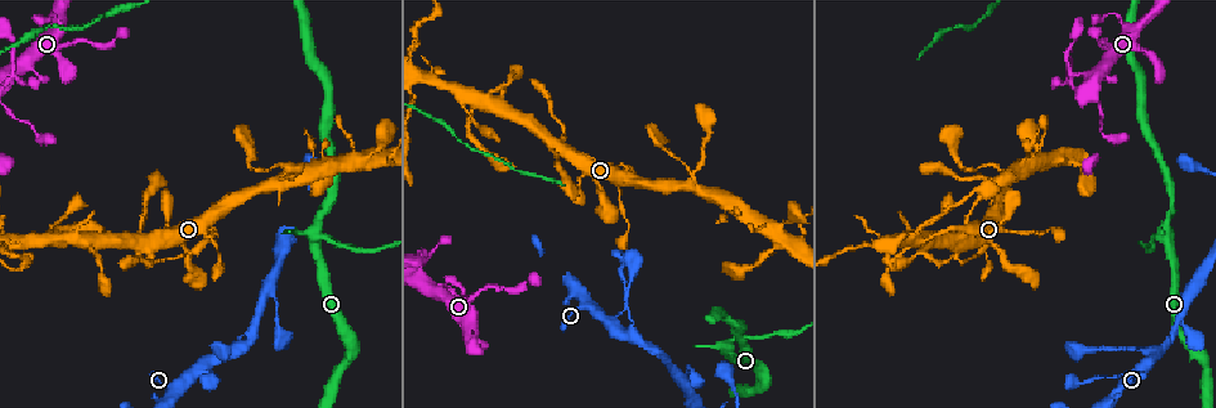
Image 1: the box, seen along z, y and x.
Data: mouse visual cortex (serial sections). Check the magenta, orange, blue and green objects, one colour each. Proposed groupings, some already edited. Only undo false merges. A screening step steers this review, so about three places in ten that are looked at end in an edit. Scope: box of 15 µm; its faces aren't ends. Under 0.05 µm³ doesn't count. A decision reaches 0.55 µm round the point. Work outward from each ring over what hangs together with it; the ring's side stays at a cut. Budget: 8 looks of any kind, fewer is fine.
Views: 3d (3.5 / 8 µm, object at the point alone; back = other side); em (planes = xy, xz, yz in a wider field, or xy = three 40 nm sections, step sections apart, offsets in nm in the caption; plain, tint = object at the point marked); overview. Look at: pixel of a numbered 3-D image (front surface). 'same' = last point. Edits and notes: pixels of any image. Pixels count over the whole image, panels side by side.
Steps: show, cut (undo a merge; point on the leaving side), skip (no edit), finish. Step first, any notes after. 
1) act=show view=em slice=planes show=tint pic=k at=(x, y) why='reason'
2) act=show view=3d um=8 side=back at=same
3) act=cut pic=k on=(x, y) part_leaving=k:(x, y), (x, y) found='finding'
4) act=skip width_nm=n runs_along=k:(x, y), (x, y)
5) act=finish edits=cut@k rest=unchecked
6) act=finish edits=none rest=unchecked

act=show view=3d um=3.5 side=back pic=1 at=(1154, 355)

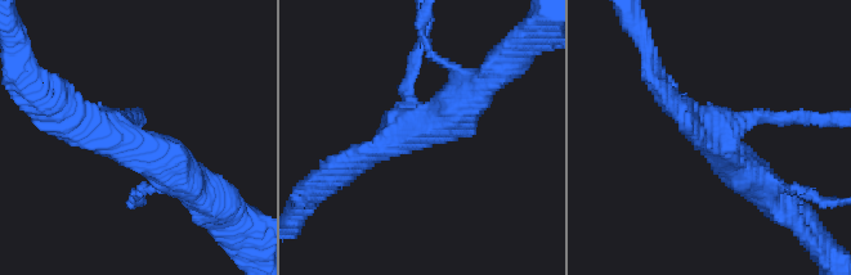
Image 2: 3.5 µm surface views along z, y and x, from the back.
act=show view=em slice=planes show=tint pic=2 at=(719, 138) arms=3 arm_widths_nm=150,250,500 why='now the EM'

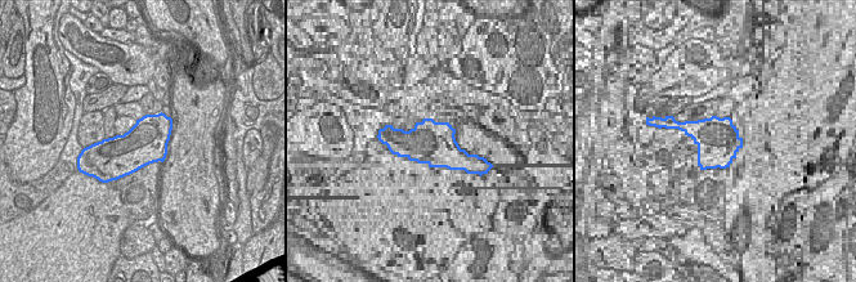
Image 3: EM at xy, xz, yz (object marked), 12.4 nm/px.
act=show view=em slice=xy step=1 show=tint at=same why='another direction'

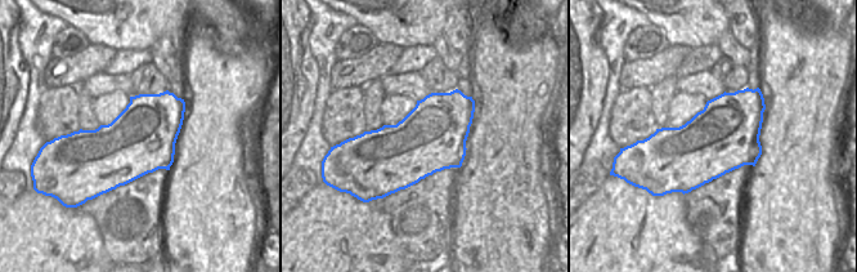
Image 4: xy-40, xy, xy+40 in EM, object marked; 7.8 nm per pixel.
act=skip runs_along=2:(188, 183), (104, 124), (53, 107) found='all the same cell'

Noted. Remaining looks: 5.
act=show view=3d um=3.5 pic=1 at=(1164, 236) why='calibre changes'

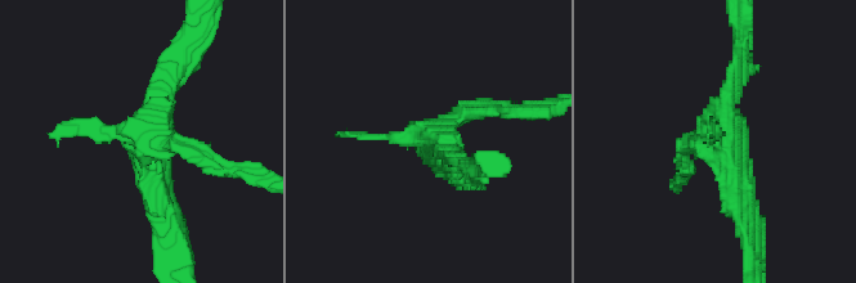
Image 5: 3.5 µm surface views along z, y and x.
act=show view=em slice=planes show=tint pic=5 at=(726, 140) why='need the tissue'

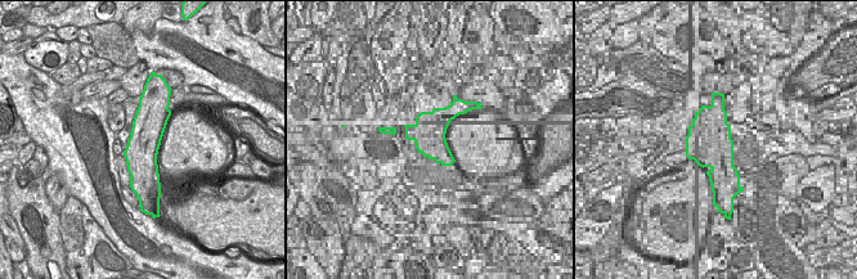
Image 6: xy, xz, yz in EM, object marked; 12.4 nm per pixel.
act=show view=em slice=xy step=1 show=tint at=same

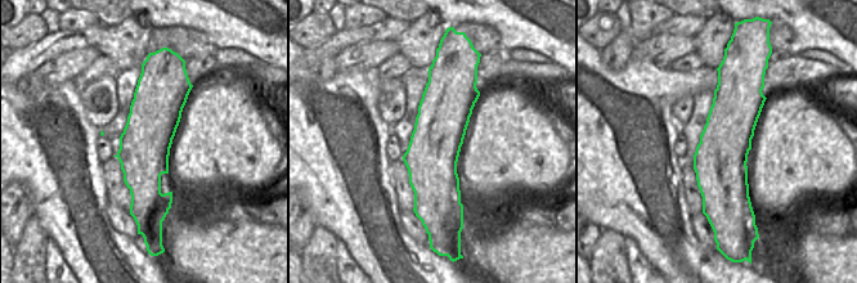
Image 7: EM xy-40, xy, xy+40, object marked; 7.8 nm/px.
act=cut pic=5 on=(498, 112) found='a second cell is stuck on'

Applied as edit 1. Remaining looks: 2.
act=finish edits=cut@5 rest=unchecked

